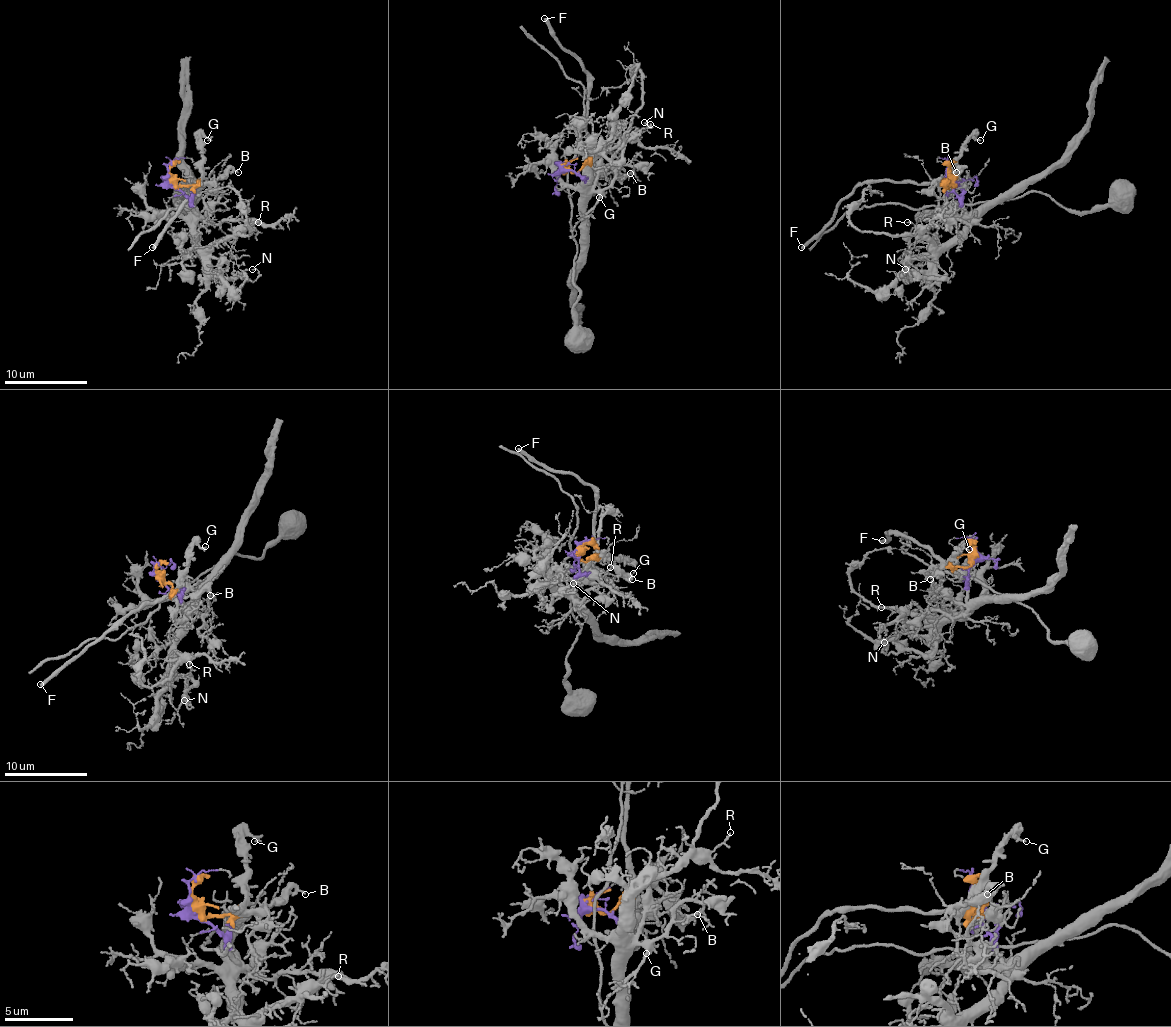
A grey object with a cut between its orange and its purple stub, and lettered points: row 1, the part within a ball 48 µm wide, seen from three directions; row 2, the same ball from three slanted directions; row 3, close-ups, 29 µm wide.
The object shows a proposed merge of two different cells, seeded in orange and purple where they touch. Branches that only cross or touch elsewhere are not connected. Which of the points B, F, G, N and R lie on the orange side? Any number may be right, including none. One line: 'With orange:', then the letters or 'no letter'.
With orange: B, F, G

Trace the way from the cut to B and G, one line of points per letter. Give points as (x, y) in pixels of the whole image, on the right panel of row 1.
B: (951, 179), (955, 185), (940, 183), (957, 173)
G: (951, 179), (955, 185), (949, 185), (947, 179), (949, 167), (971, 137), (980, 139)

